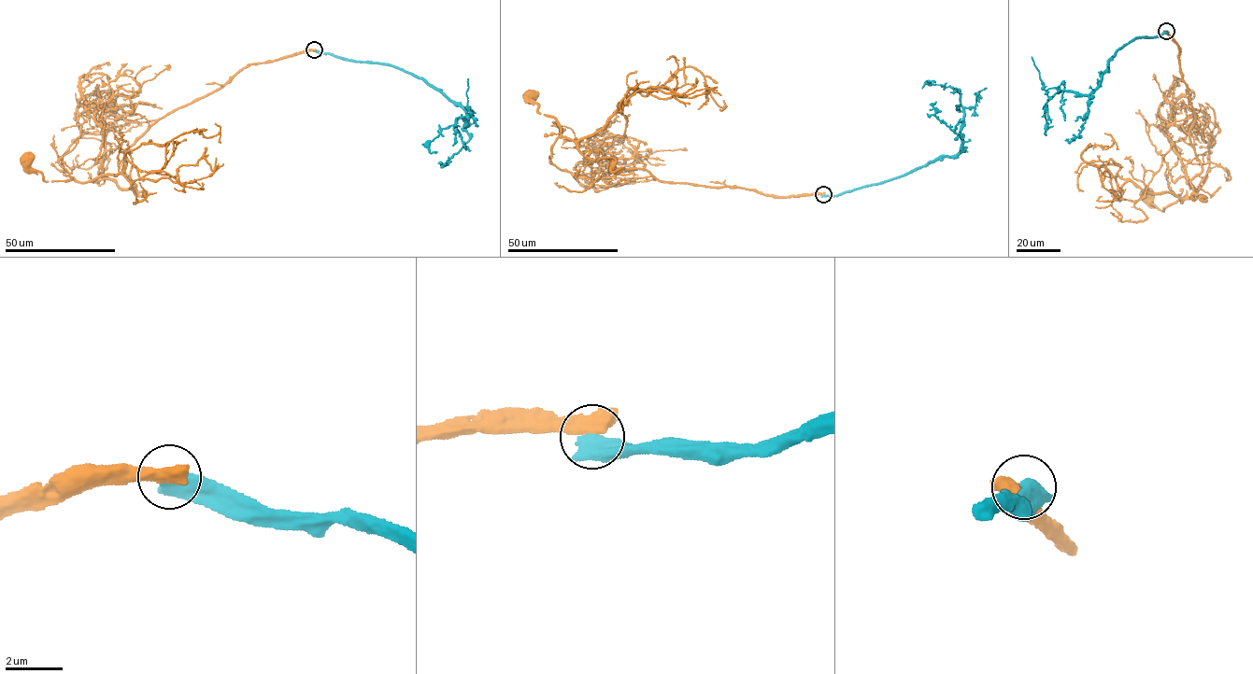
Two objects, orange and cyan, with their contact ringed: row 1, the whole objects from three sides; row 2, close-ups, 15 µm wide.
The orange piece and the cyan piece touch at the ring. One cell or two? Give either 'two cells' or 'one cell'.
two cells

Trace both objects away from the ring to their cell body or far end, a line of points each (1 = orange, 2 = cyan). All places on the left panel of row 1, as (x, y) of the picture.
1: (314, 50), (239, 70), (224, 85), (168, 112), (125, 148), (107, 149), (95, 181), (46, 181), (25, 158)
2: (314, 50), (395, 66), (462, 107), (467, 126), (461, 117), (442, 129), (430, 142), (429, 152), (437, 151)

